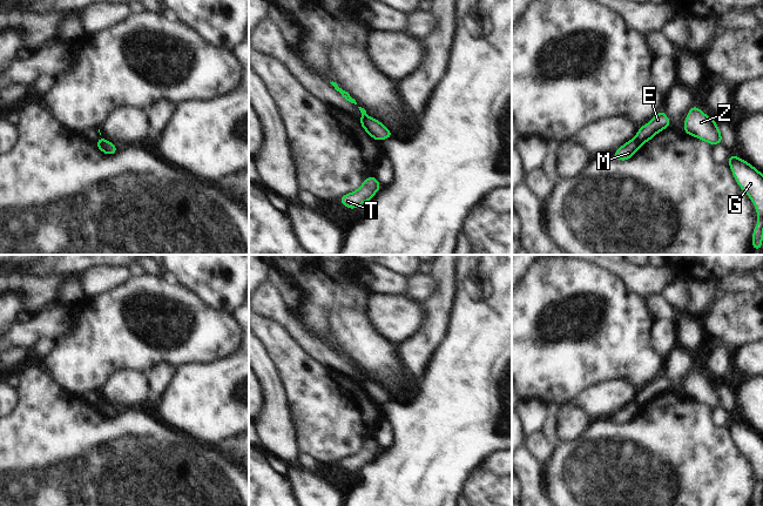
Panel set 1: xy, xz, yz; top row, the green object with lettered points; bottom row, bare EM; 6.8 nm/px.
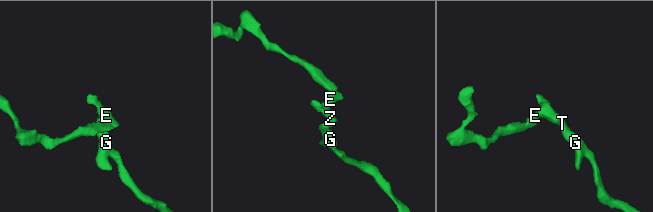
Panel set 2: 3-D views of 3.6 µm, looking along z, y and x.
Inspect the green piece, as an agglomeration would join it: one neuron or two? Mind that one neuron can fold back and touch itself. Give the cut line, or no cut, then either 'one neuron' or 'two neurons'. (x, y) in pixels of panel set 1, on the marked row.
cut in yz along (634, 139), (641, 144); two neurons

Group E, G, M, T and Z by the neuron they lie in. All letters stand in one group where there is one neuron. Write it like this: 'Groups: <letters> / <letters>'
Groups: E G T Z / M

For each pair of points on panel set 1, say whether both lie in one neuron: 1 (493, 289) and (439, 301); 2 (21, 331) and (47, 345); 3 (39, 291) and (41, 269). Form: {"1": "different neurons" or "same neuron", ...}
{"1": "different neurons", "2": "different neurons", "3": "different neurons"}

